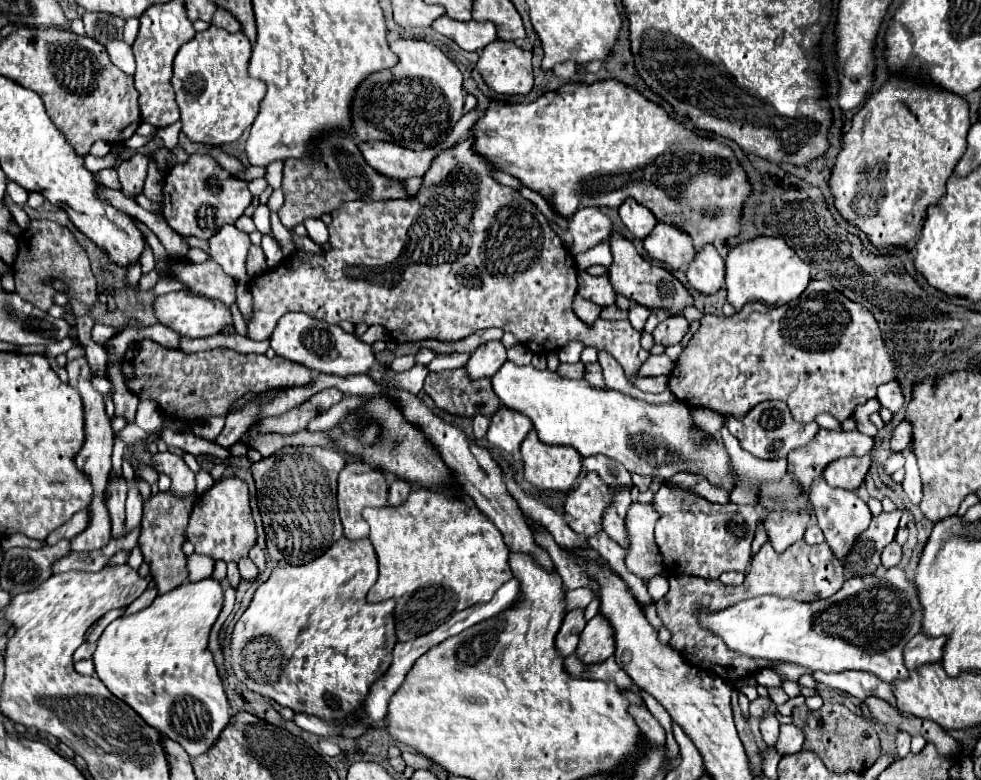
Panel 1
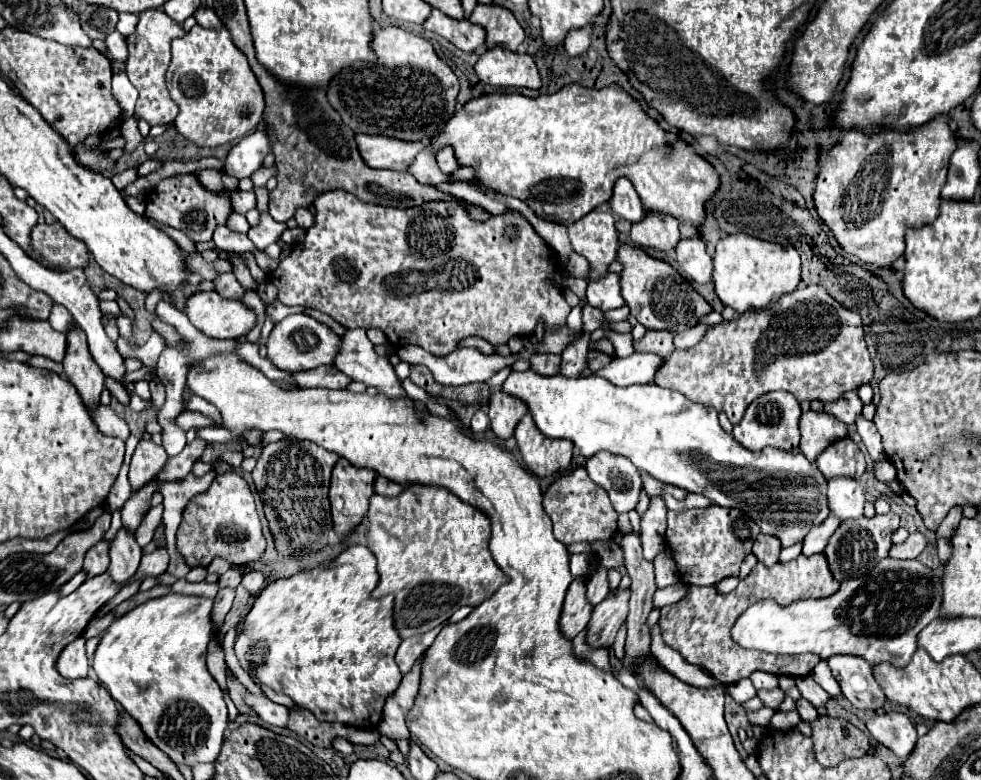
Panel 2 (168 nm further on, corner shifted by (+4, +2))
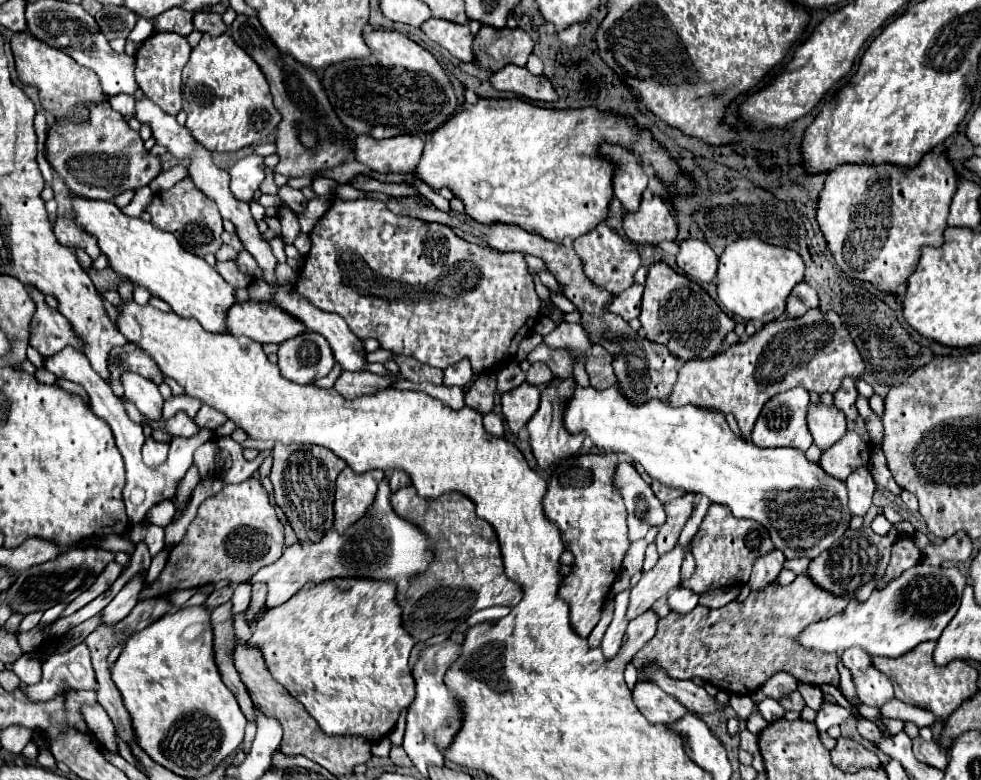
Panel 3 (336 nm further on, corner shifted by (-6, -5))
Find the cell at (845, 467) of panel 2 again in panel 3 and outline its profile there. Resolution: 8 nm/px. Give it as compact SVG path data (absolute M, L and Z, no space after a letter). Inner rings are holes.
M846 431L846 435L840 441L836 441L836 445L822 451L820 457L820 467L840 481L846 481L846 477L854 469L868 467L868 463L870 463L870 445L862 441L854 431Z

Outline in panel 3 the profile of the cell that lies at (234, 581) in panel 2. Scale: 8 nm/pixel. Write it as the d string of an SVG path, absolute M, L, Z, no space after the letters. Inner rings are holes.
M228 585L228 587L224 587L224 589L216 589L216 591L212 591L212 593L208 595L208 599L204 601L204 607L212 611L212 609L216 609L218 605L230 601L232 593L234 593L234 587L232 587L232 585Z

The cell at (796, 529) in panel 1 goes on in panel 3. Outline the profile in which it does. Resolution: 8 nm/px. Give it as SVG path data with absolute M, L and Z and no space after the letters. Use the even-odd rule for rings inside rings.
M772 551L772 553L760 557L760 559L756 561L756 565L754 565L754 569L752 569L752 577L750 577L750 581L748 581L750 591L760 591L760 589L764 589L766 585L770 585L770 583L776 579L776 575L782 571L784 559L786 559L786 557L782 555L782 551Z

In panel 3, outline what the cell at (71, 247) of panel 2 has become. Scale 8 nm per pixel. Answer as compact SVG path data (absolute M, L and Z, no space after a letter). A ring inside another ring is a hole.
M66 211L64 215L60 215L56 219L54 235L62 245L66 245L70 249L82 247L90 255L90 259L96 259L100 255L96 239L90 237L90 233L84 233L84 229L80 229L76 225L76 217L72 217L72 211Z

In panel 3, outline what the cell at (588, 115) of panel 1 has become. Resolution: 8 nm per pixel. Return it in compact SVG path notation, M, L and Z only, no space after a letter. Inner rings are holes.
M520 97L478 99L474 105L460 109L454 117L440 125L436 133L430 133L414 175L420 177L436 193L442 187L448 187L452 195L464 203L466 215L474 221L480 221L482 225L520 225L524 231L540 235L548 241L568 243L592 231L608 215L614 165L598 155L598 147L602 141L618 143L622 147L638 151L642 157L642 165L650 165L658 181L674 185L682 195L690 195L694 191L694 183L680 173L680 167L666 153L666 149L652 139L650 131L638 129L632 117L600 113L594 107L562 111L544 109L530 105Z

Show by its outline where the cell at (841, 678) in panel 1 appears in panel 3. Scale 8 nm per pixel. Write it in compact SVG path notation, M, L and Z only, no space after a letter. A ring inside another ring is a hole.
M846 649L842 655L844 665L850 669L858 697L862 703L872 707L882 707L894 697L892 681L874 669L870 655L864 649Z

